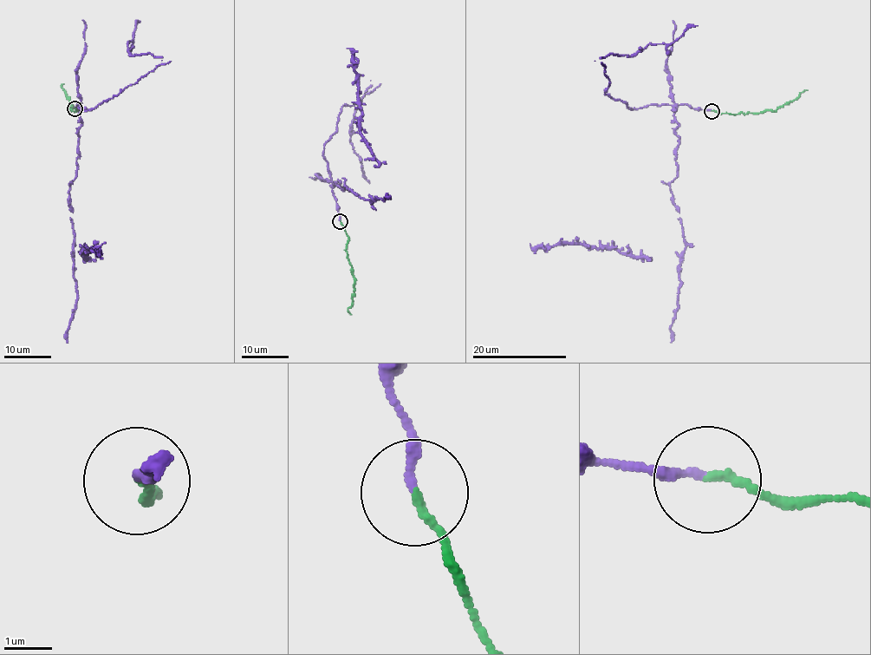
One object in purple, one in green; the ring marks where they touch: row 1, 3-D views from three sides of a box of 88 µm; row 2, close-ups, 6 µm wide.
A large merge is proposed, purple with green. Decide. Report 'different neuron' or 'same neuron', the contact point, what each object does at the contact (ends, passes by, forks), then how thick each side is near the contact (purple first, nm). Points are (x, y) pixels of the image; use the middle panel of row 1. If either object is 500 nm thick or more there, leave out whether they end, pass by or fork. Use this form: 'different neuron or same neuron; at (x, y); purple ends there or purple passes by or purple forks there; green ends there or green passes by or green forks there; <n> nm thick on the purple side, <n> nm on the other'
different neuron; at (340, 221); purple ends there; green ends there; 190 nm thick on the purple side, 170 nm on the other

